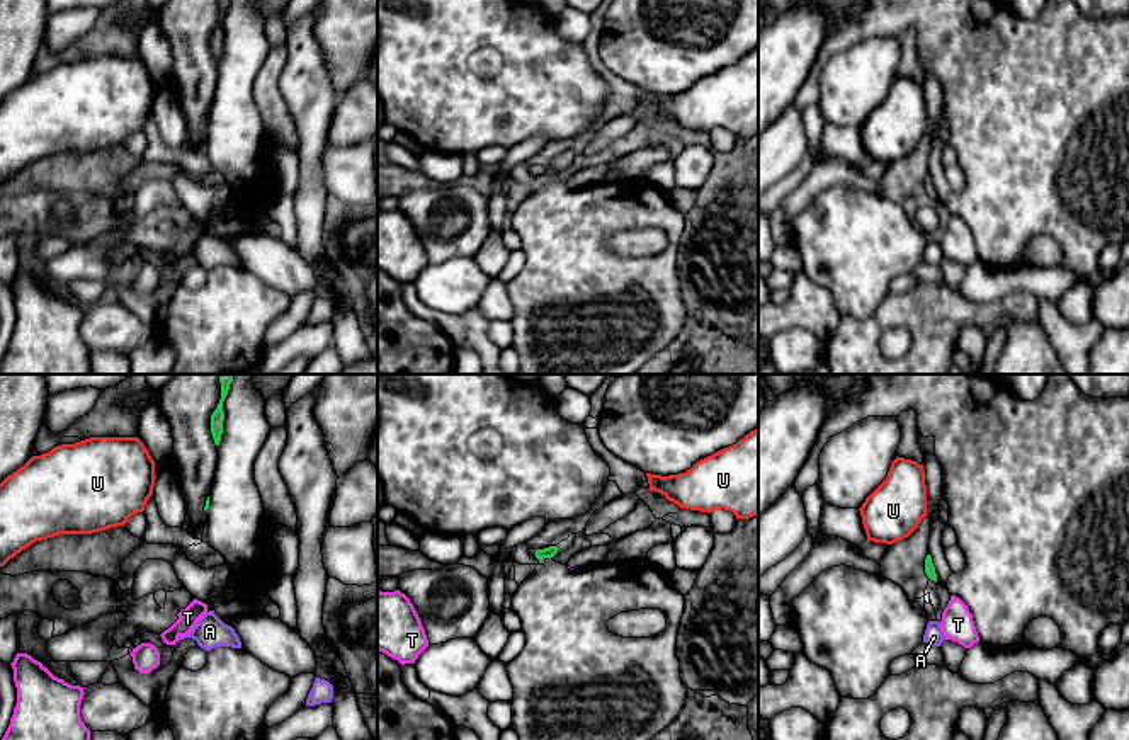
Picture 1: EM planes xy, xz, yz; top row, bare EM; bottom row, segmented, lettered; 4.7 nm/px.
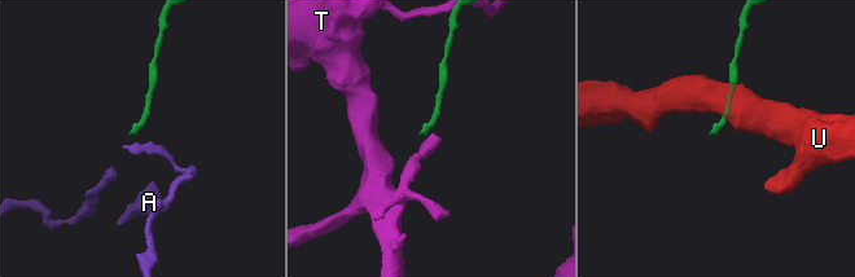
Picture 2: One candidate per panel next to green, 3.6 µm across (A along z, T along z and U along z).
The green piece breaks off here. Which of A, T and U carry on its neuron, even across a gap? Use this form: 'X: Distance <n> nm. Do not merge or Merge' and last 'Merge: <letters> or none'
A: Distance 190 nm. Do not merge
T: Distance 90 nm. Do not merge
U: Distance 130 nm. Do not merge
Merge: none

